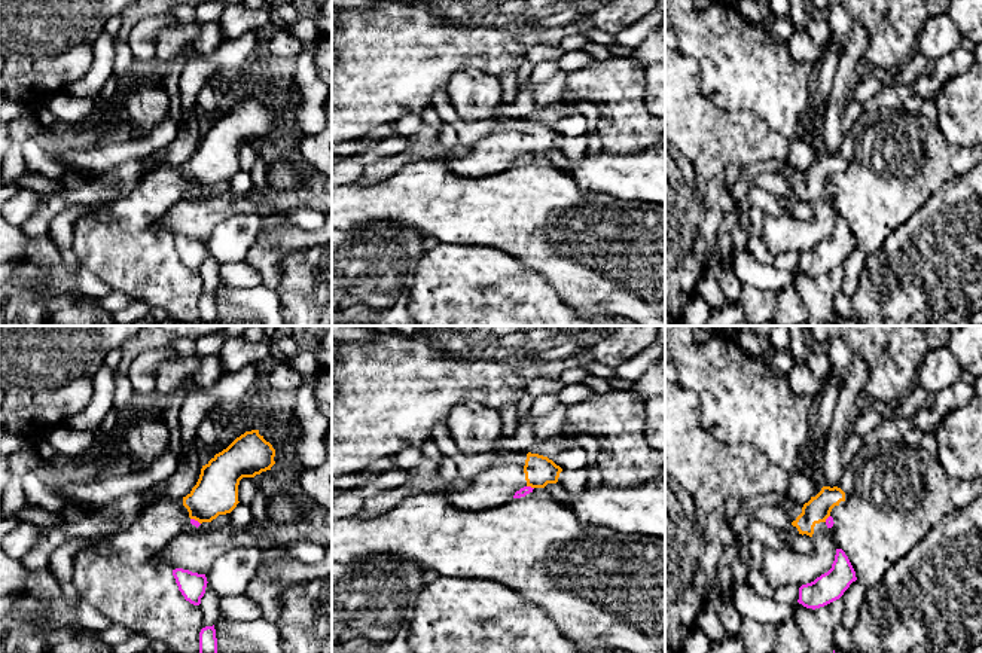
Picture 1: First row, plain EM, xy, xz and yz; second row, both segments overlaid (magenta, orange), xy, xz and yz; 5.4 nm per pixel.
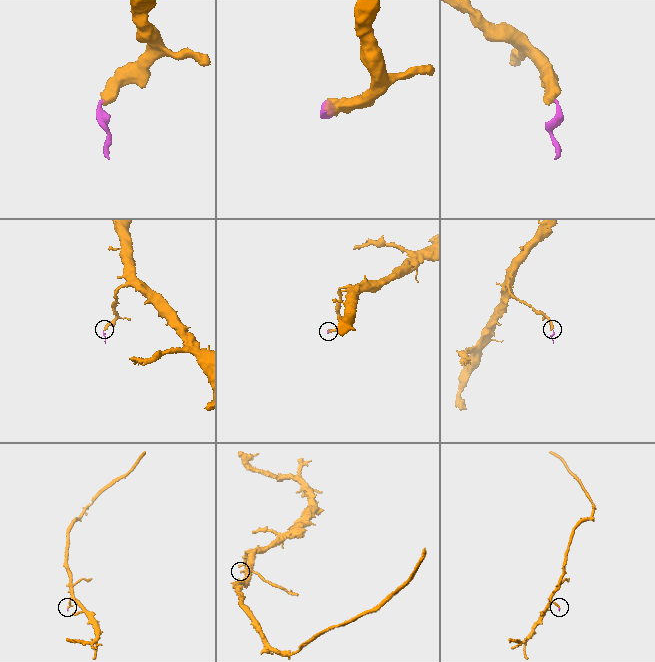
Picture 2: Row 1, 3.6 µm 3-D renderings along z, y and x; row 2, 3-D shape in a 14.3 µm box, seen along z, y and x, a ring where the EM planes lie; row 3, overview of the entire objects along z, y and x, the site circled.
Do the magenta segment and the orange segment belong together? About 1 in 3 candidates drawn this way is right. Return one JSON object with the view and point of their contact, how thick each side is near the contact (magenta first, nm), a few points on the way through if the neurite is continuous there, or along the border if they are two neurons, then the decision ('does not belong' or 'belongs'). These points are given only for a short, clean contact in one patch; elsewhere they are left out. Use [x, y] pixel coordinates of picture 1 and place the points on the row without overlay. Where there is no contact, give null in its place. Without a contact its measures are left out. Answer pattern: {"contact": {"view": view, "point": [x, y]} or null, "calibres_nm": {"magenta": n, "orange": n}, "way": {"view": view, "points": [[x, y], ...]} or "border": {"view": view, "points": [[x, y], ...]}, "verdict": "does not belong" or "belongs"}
{"contact": {"view": "xz", "point": [530, 153]}, "calibres_nm": {"magenta": 50, "orange": 160}, "border": {"view": "xz", "points": [[527, 152], [533, 155]]}, "verdict": "does not belong"}

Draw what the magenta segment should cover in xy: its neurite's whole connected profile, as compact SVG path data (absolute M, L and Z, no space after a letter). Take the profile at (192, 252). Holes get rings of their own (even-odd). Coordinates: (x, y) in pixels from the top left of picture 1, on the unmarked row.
M176 235L173 237L173 242L184 266L193 272L199 272L208 250L205 241Z

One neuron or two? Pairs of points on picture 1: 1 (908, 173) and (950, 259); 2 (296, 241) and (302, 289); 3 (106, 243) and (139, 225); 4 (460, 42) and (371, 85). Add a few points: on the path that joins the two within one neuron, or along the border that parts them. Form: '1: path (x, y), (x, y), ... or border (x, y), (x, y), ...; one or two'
1: border (948, 180), (921, 207); two
2: border (316, 246), (292, 252), (281, 262), (278, 281); two
3: path (113, 243), (131, 228); one
4: path (438, 48), (402, 54), (393, 63); one

